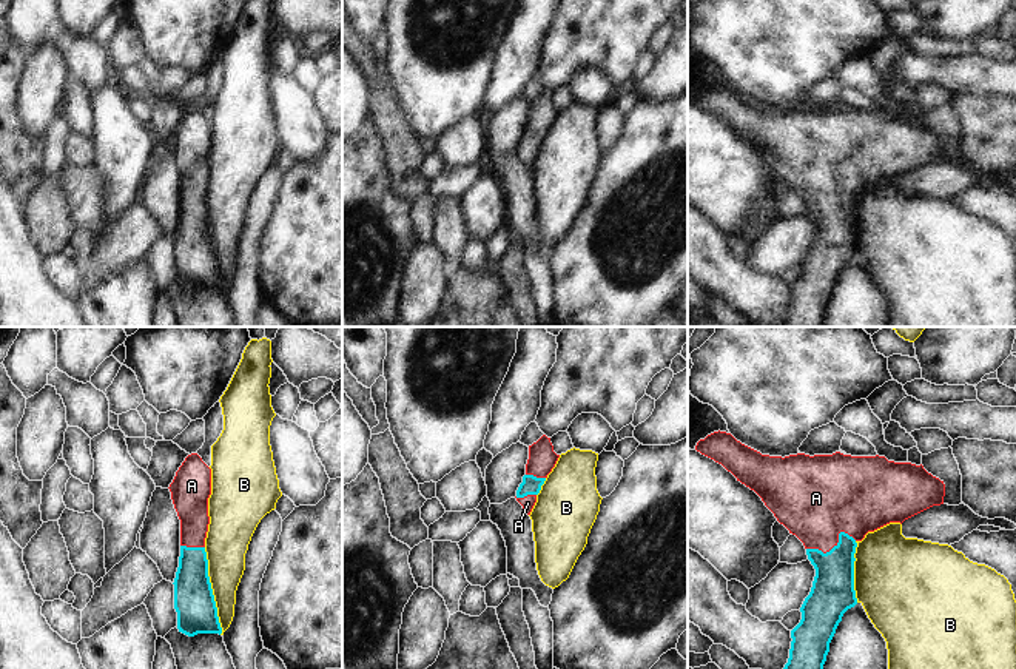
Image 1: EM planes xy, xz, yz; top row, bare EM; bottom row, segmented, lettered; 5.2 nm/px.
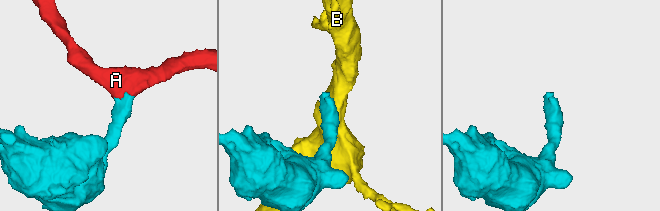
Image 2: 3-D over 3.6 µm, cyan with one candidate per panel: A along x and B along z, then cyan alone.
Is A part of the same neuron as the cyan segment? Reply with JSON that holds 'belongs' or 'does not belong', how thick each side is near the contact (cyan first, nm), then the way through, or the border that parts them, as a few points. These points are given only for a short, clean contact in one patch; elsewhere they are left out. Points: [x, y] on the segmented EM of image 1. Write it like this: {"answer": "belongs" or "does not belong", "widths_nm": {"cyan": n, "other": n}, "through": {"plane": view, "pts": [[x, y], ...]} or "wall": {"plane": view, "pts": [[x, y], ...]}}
{"answer": "belongs", "widths_nm": {"cyan": 220, "other": 400}, "through": {"plane": "yz", "pts": [[833, 592], [834, 546], [817, 501]]}}

